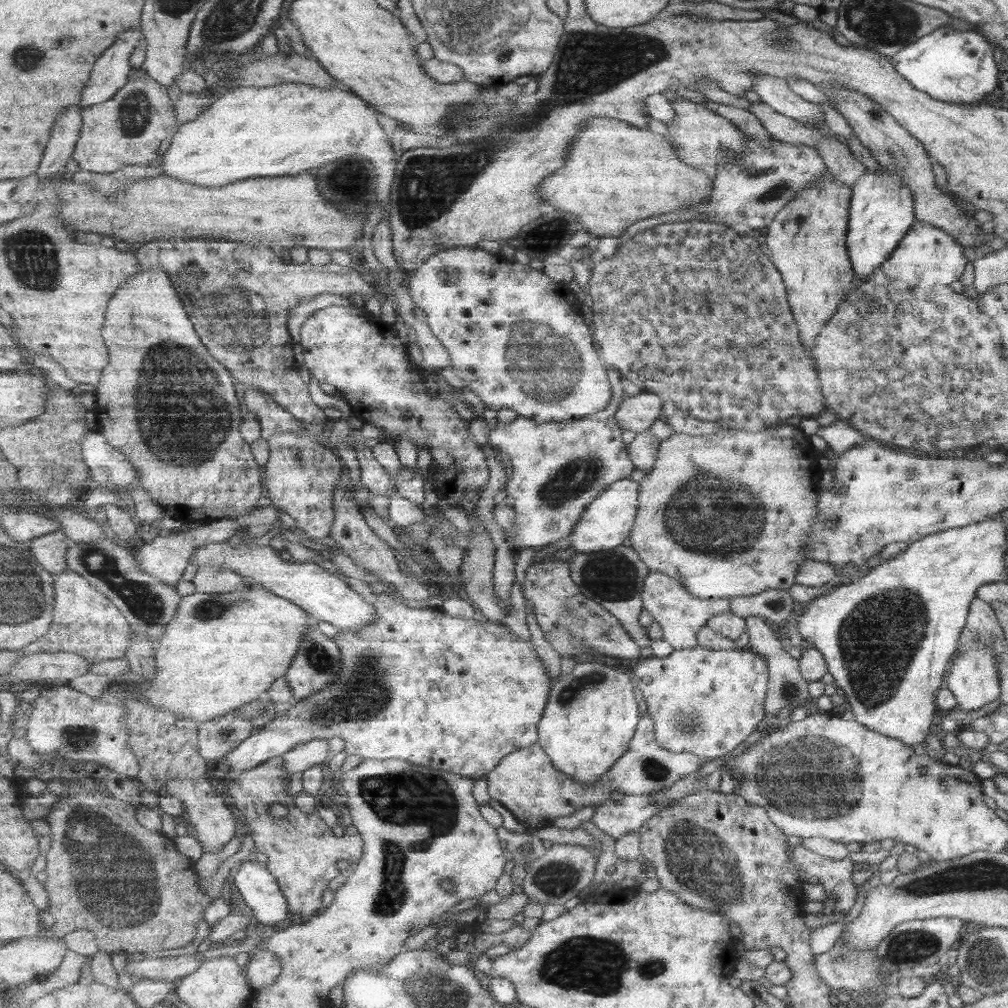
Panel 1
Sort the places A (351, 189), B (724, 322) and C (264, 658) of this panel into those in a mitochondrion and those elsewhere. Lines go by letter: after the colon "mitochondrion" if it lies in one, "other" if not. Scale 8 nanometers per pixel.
A: other
B: other
C: other

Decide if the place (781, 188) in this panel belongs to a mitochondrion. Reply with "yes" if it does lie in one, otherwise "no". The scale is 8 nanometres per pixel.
yes

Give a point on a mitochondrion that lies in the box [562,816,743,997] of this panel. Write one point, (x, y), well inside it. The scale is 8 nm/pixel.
(650, 968)

